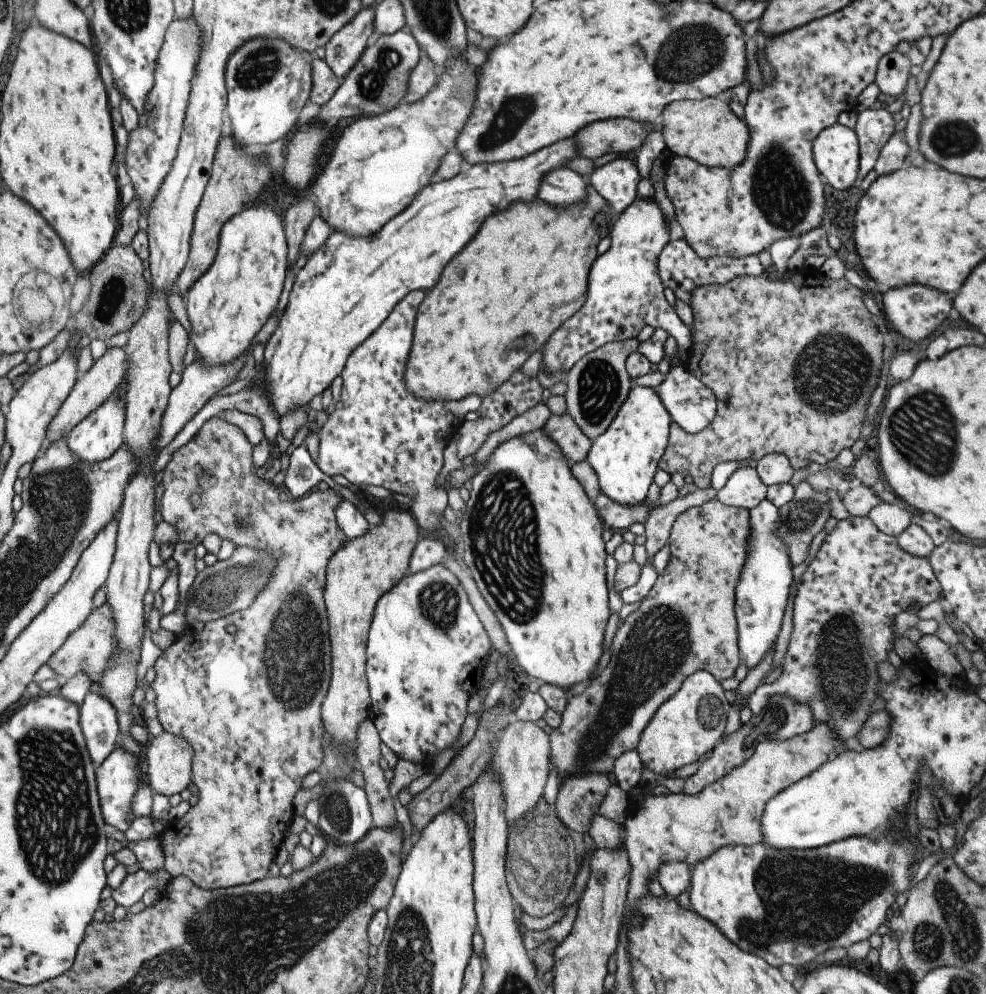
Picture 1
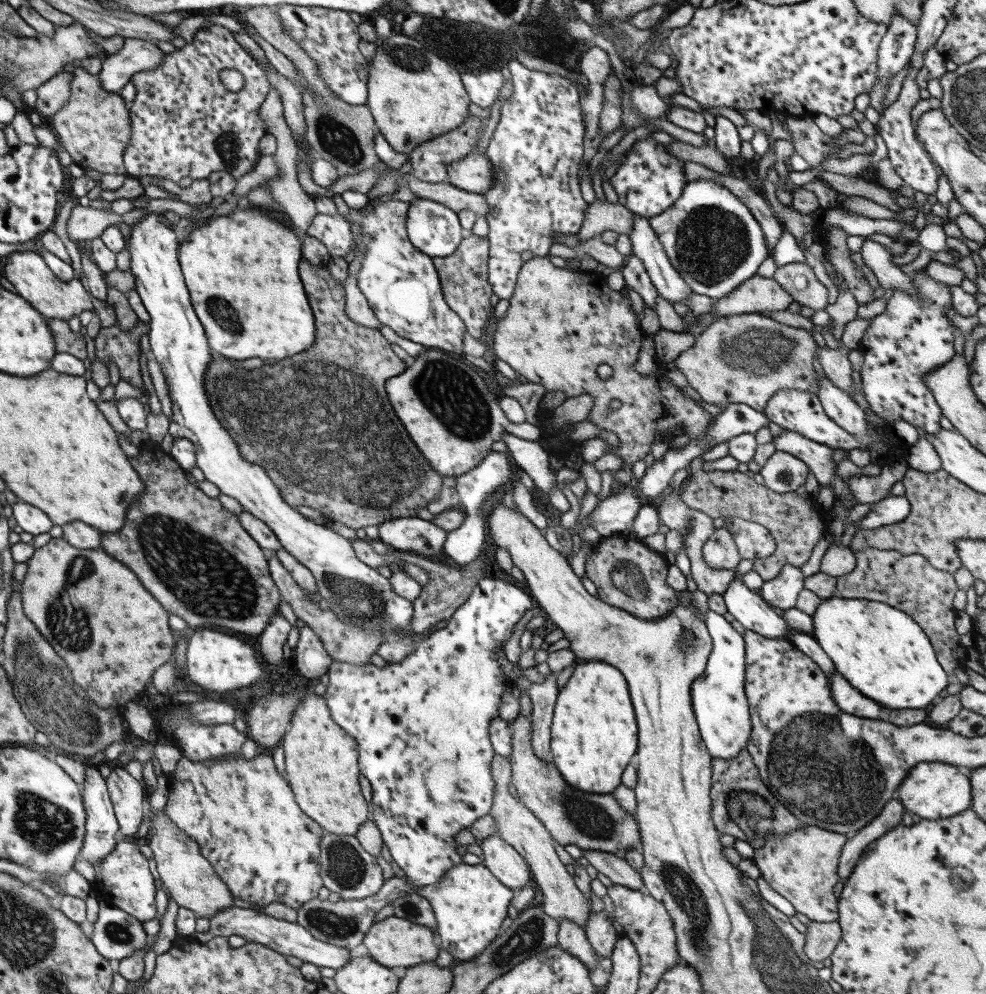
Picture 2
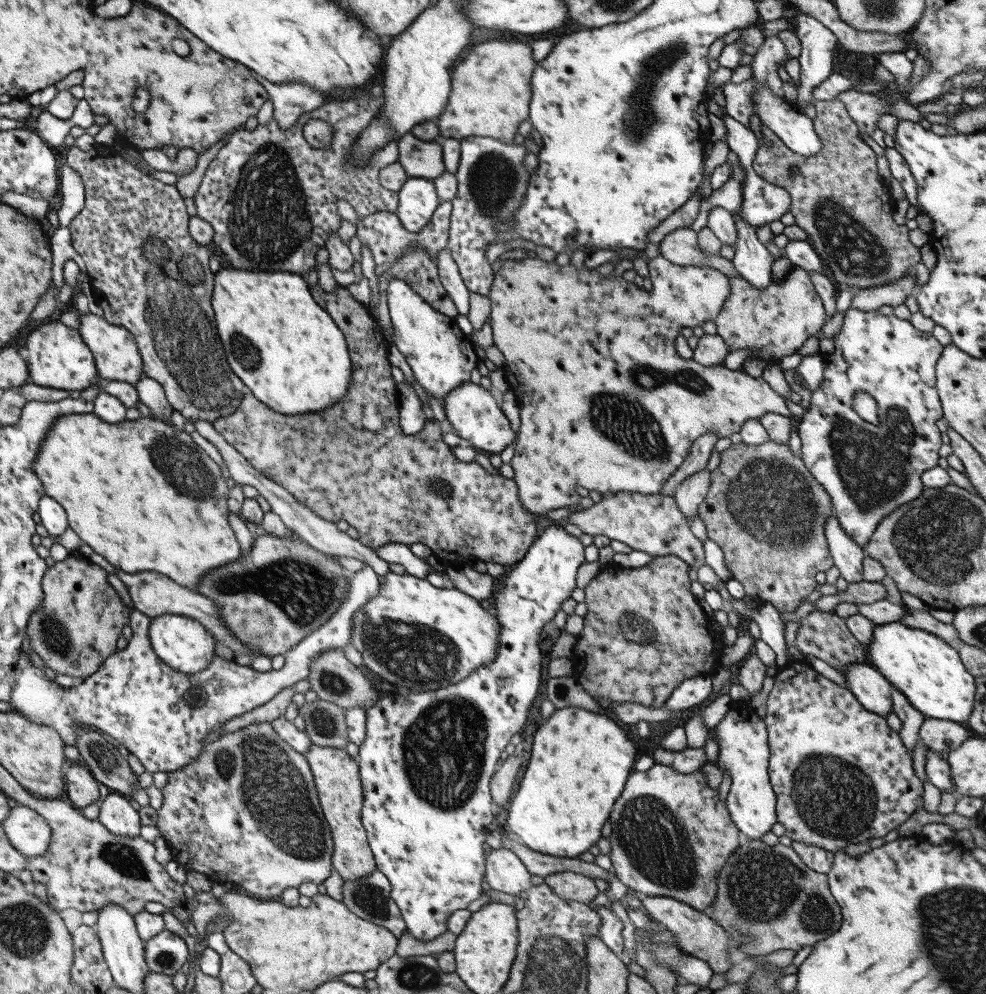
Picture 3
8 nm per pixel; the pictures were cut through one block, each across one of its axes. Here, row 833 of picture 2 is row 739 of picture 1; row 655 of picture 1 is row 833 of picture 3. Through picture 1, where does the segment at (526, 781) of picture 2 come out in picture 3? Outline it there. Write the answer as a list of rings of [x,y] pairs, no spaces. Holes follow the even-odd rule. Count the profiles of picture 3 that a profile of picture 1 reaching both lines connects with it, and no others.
[[[653,764],[647,772],[631,772],[621,796],[615,800],[609,814],[611,822],[611,852],[615,878],[639,898],[665,896],[679,900],[699,912],[713,904],[717,894],[717,874],[727,858],[739,848],[739,830],[733,824],[727,804],[719,800],[719,790],[707,786],[707,778],[699,770],[681,774],[671,766]]]

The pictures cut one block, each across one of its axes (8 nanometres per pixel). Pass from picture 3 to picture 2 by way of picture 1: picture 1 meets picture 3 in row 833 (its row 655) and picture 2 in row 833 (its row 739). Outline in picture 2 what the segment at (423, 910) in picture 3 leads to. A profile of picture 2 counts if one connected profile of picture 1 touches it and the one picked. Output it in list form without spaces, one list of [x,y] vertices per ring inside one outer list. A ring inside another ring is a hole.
[[[483,578],[469,594],[469,598],[453,612],[453,616],[447,620],[445,628],[433,632],[431,636],[427,636],[425,640],[421,640],[417,644],[417,648],[409,654],[409,658],[401,660],[399,664],[385,664],[383,668],[373,666],[371,662],[367,664],[347,664],[347,662],[331,662],[329,672],[327,672],[327,686],[323,692],[323,700],[325,706],[329,710],[329,718],[337,724],[337,728],[341,728],[347,736],[353,738],[353,742],[357,744],[357,766],[363,778],[367,778],[369,782],[369,820],[373,820],[373,824],[377,826],[385,848],[389,850],[393,862],[407,874],[409,884],[413,888],[417,886],[427,886],[427,884],[435,884],[439,882],[445,872],[449,872],[453,866],[463,864],[463,858],[457,854],[457,844],[455,844],[455,836],[459,830],[463,828],[471,828],[481,816],[487,816],[491,812],[493,806],[493,796],[495,796],[495,782],[491,778],[491,762],[493,762],[493,746],[489,740],[489,728],[493,724],[493,720],[499,718],[499,704],[501,704],[501,696],[507,688],[511,688],[511,680],[507,680],[505,670],[499,666],[497,662],[497,650],[503,650],[505,642],[511,638],[511,632],[515,628],[515,624],[519,622],[519,618],[531,610],[531,598],[529,594],[525,594],[525,590],[517,588],[515,584],[503,582],[503,580],[495,580],[495,578]]]

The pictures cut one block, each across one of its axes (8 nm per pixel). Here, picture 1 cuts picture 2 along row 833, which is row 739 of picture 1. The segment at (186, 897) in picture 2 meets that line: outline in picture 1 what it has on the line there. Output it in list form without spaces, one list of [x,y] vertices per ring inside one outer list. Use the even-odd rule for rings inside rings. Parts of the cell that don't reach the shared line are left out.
[[[169,732],[151,738],[145,746],[143,768],[153,794],[165,798],[181,794],[191,782],[191,746]]]

